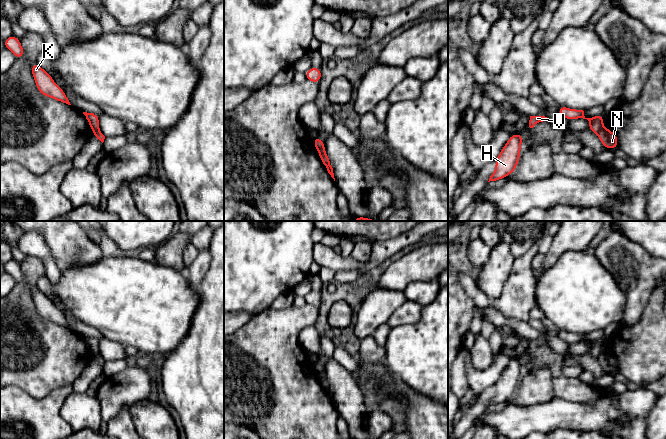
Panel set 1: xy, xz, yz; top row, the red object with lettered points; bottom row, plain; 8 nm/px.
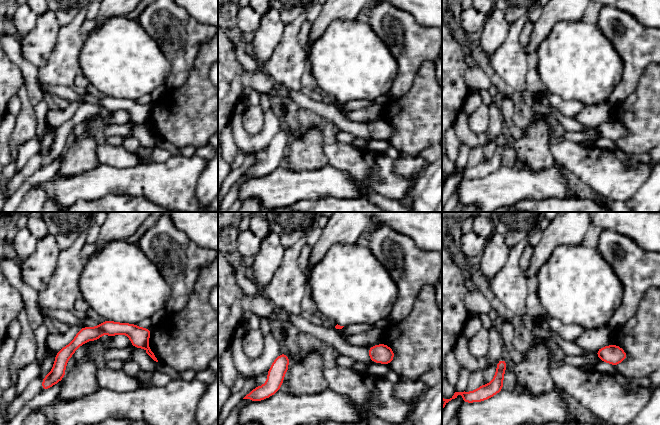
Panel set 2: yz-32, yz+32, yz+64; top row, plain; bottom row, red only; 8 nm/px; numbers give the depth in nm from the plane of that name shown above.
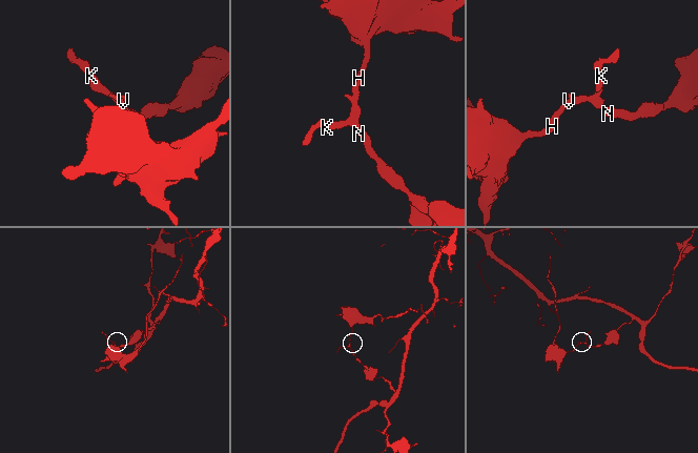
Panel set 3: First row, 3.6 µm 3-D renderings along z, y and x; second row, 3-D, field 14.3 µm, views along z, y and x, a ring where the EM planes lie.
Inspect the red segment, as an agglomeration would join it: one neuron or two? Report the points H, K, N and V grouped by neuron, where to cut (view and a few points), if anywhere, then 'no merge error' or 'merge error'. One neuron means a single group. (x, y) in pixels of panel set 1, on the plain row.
H K V / N; cut in xz along (323, 371), (317, 373); merge error

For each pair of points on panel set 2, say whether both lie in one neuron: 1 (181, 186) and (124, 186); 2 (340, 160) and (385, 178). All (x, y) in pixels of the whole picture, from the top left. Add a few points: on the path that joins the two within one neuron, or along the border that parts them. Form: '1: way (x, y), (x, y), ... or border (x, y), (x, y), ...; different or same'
1: way (167, 186), (138, 186); same
2: way (351, 160), (374, 169); same

